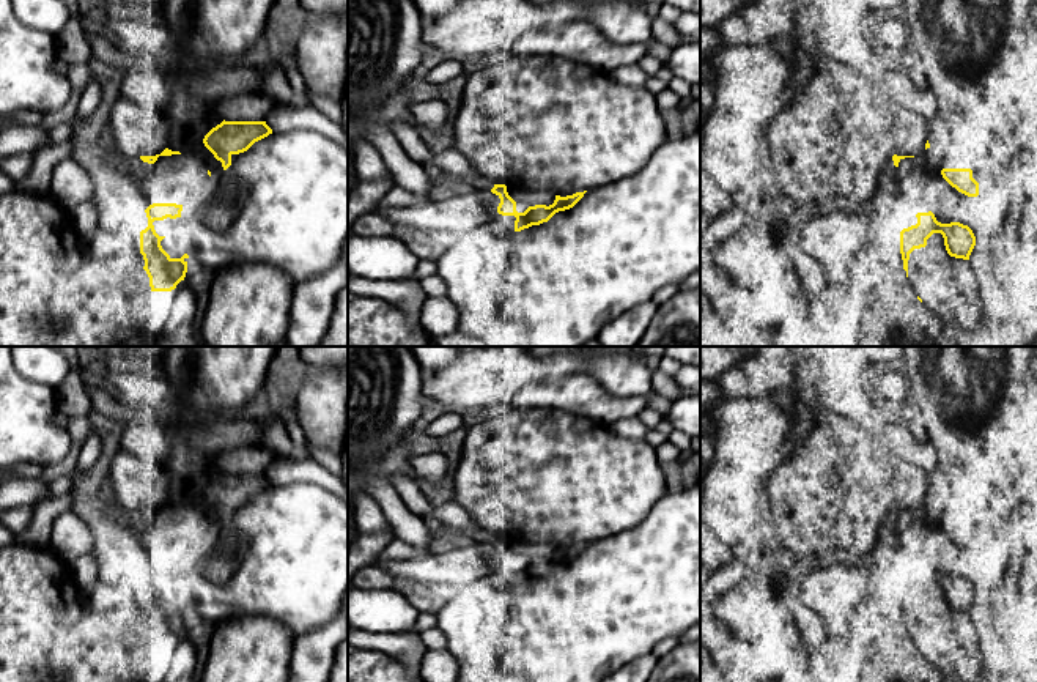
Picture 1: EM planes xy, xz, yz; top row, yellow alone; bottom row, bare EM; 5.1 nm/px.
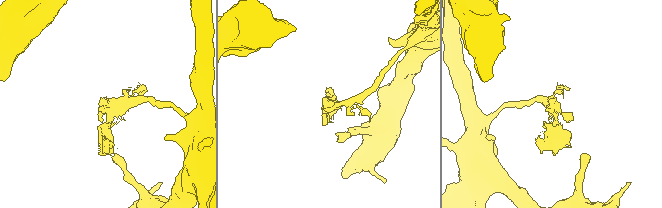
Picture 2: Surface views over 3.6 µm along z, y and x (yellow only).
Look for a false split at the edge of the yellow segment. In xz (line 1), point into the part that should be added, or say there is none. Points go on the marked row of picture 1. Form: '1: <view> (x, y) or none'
1: none

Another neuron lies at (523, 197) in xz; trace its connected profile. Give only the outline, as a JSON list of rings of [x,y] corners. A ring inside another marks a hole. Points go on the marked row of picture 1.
[[[507,187],[508,195],[516,202],[516,211],[524,213],[529,206],[552,205],[555,194],[549,191],[527,191],[518,187]]]

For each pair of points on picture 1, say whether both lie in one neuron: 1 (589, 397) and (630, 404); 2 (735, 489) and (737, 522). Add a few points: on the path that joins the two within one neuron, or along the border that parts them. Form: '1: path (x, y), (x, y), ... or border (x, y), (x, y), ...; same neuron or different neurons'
1: path (598, 405), (620, 405); same neuron
2: path (735, 496), (735, 514); same neuron

